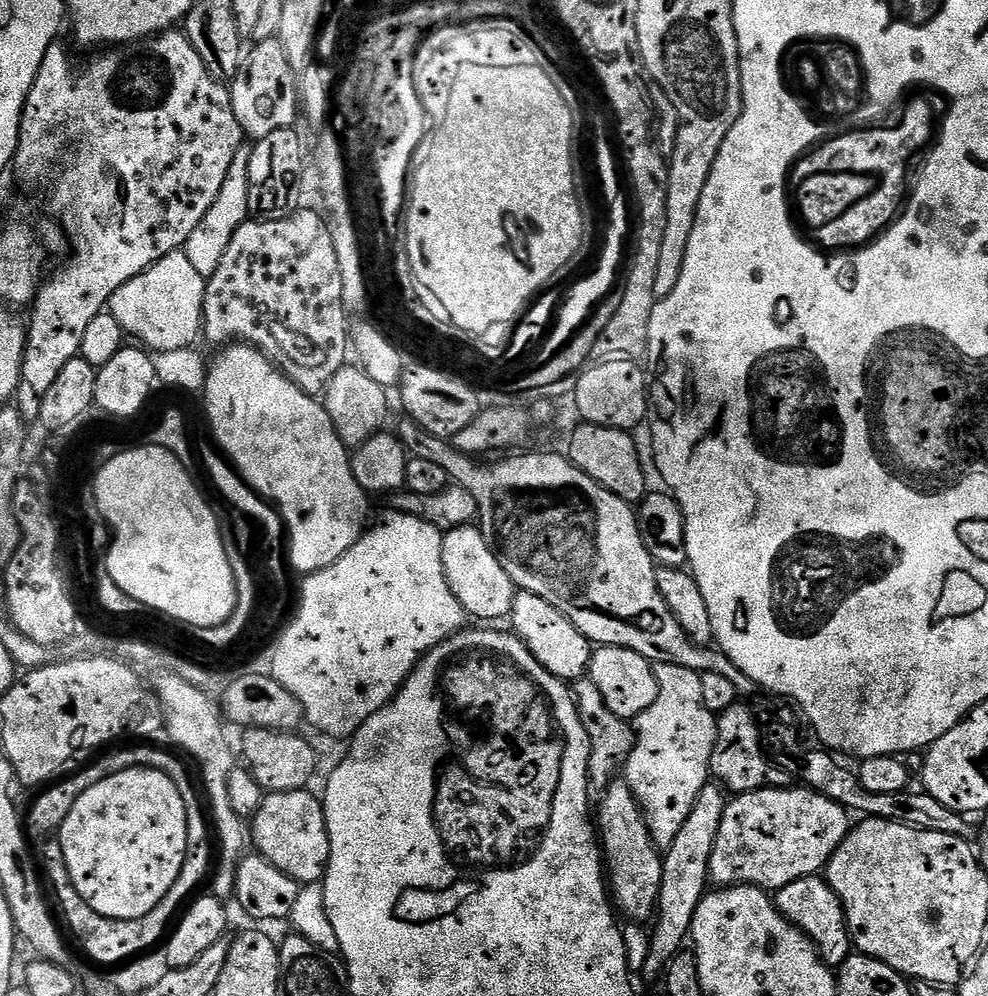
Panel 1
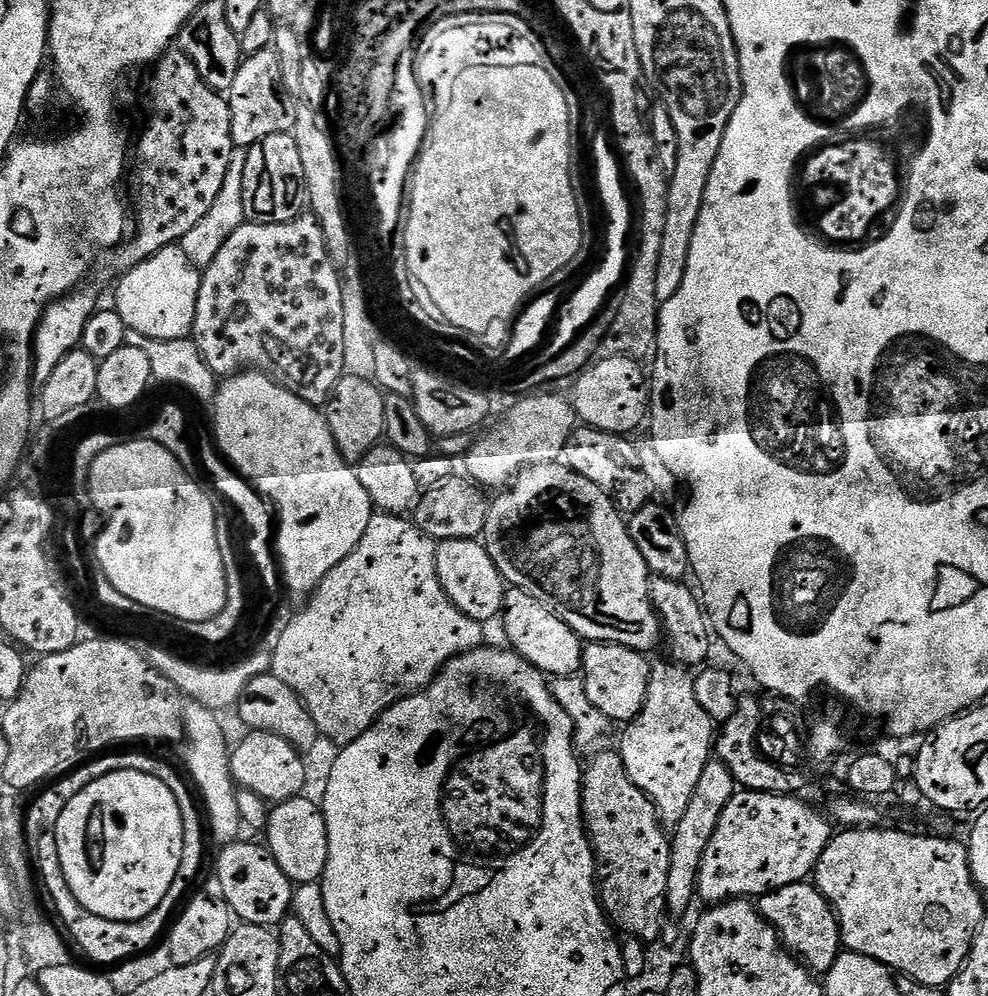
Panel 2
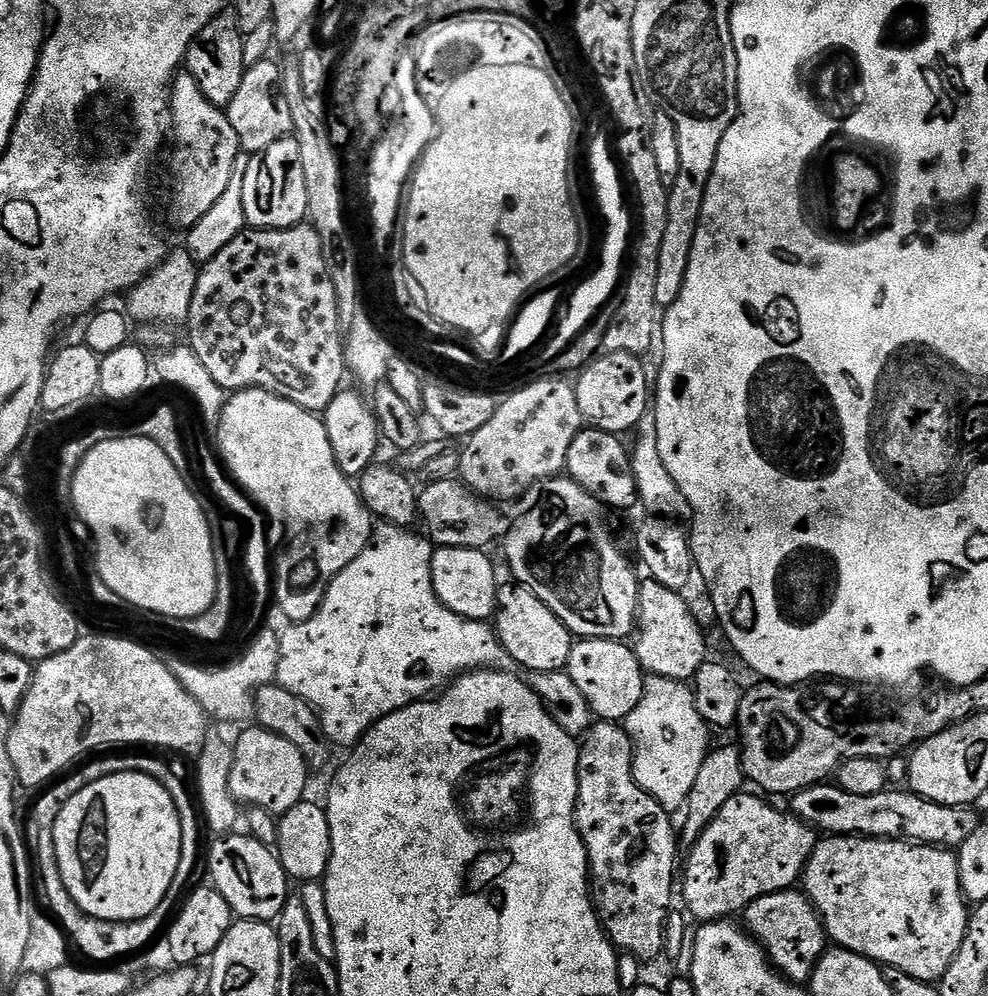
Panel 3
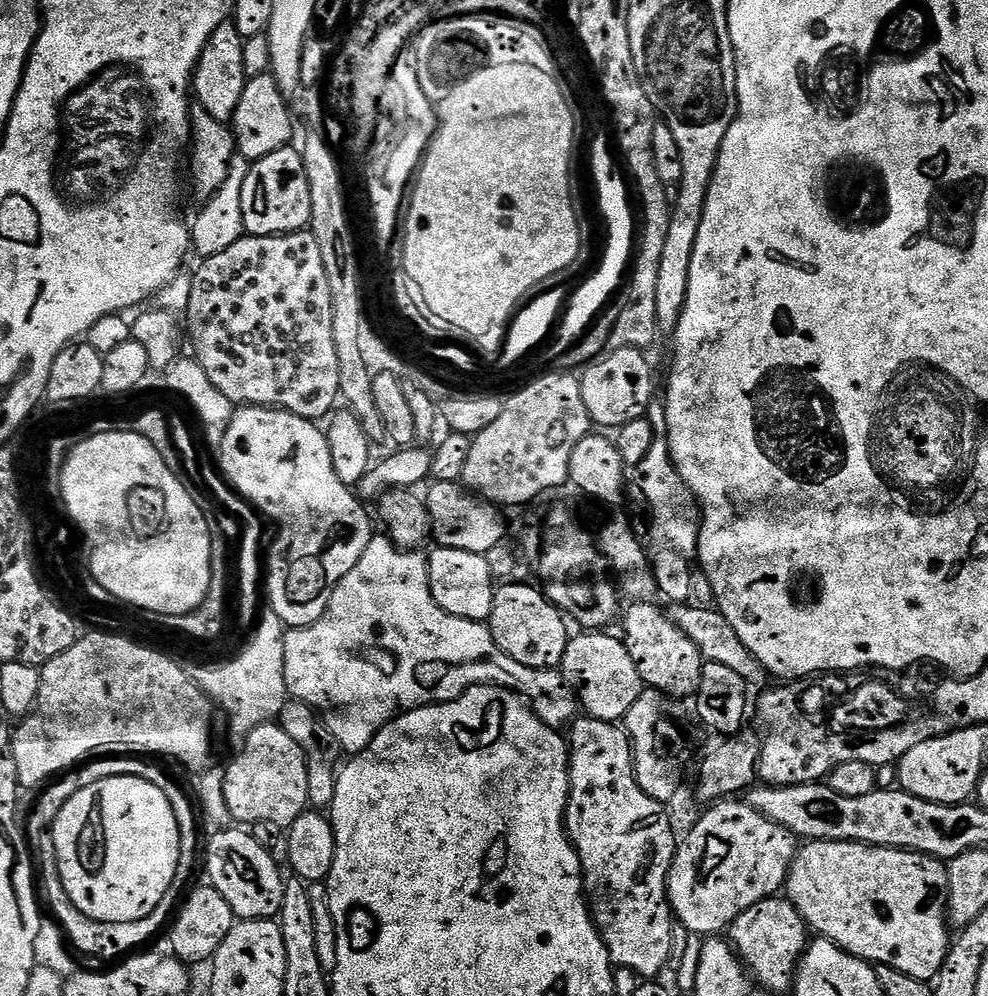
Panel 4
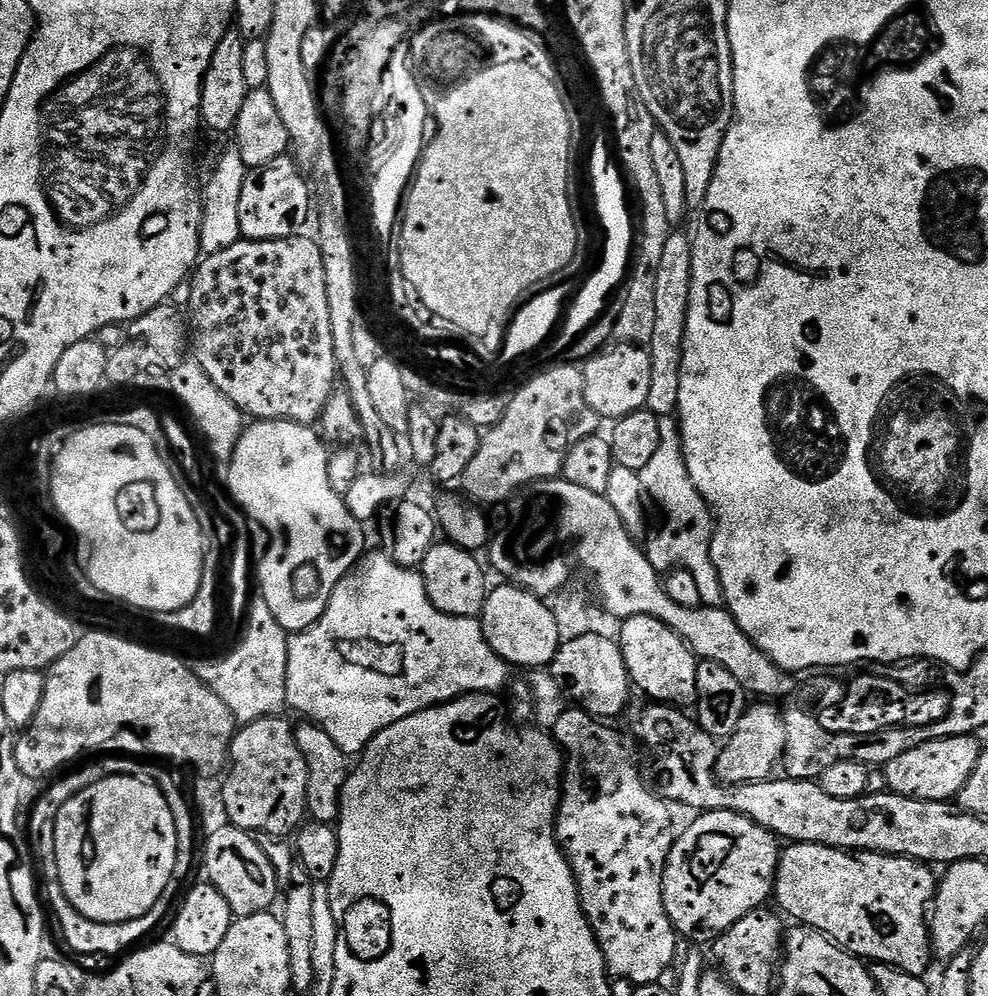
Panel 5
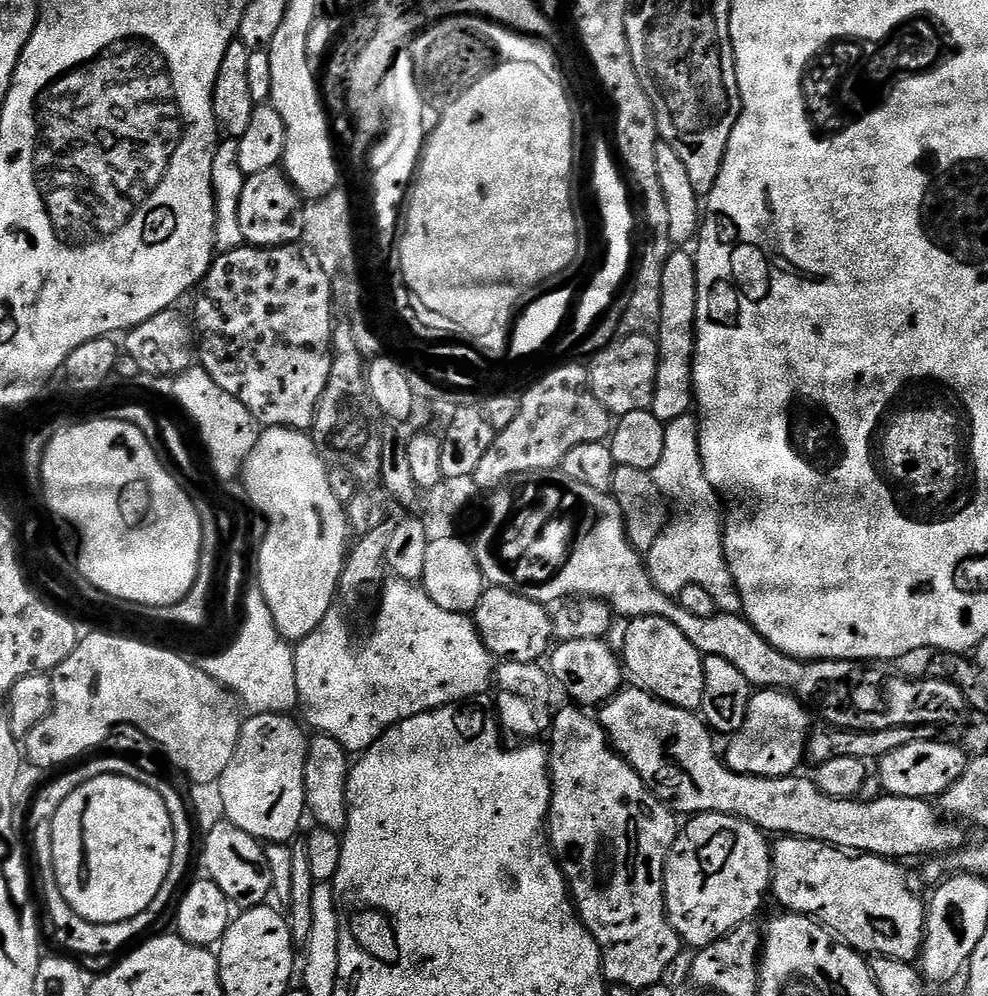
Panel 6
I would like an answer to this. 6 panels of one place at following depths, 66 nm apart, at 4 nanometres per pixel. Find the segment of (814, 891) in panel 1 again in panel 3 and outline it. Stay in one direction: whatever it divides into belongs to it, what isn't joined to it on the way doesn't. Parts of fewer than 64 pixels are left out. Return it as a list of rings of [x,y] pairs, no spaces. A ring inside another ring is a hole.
[[[800,890],[766,894],[750,902],[742,913],[742,924],[764,945],[772,967],[789,978],[800,978],[796,977],[800,975],[811,977],[816,964],[830,948],[830,937],[824,928],[824,921],[816,913],[810,898]]]

